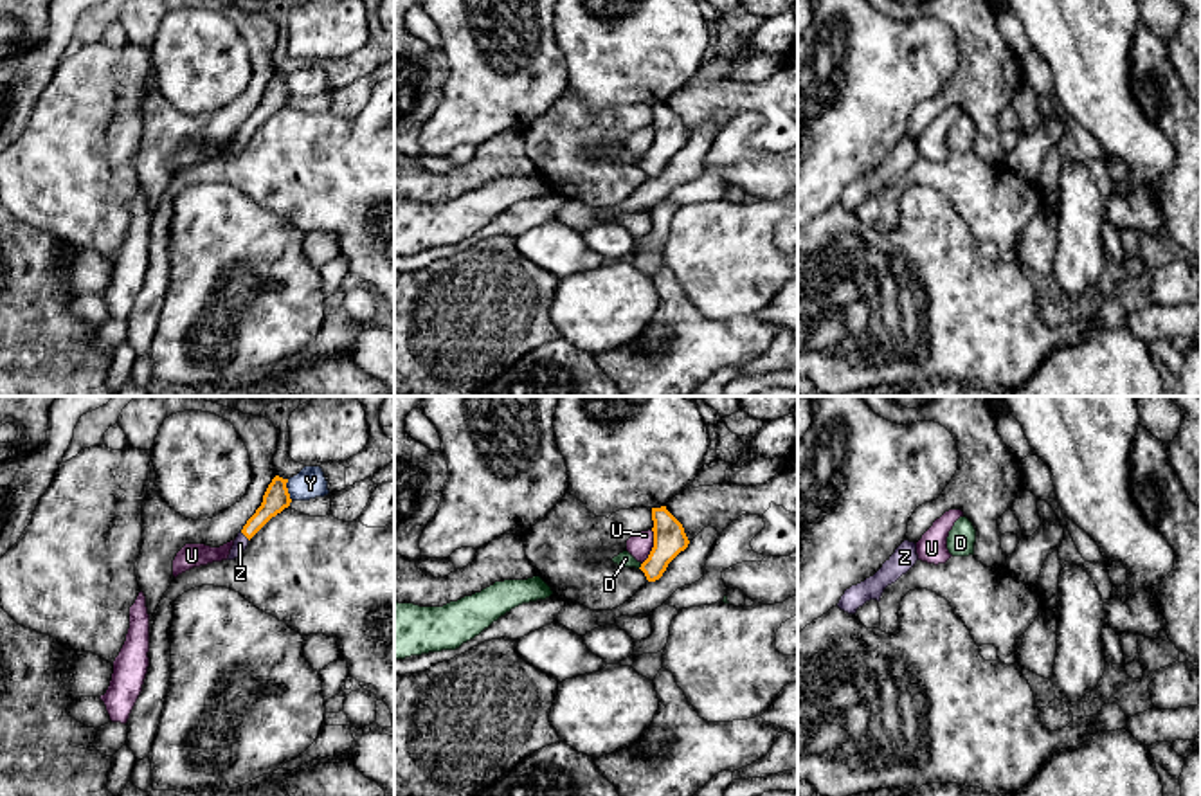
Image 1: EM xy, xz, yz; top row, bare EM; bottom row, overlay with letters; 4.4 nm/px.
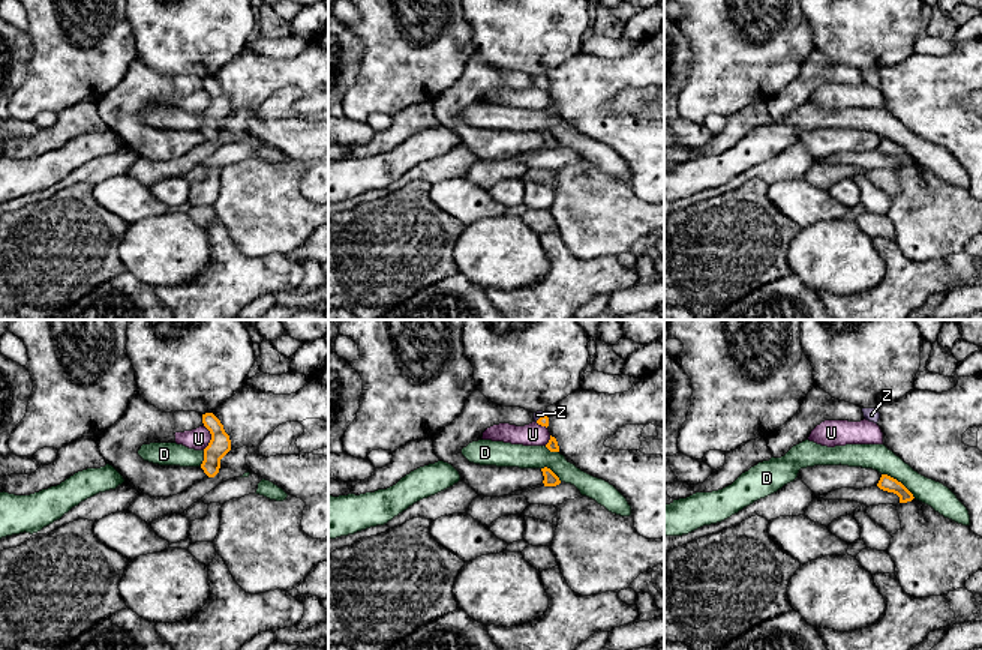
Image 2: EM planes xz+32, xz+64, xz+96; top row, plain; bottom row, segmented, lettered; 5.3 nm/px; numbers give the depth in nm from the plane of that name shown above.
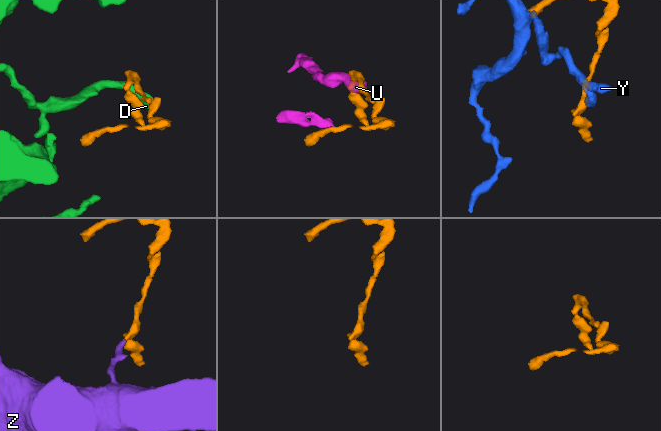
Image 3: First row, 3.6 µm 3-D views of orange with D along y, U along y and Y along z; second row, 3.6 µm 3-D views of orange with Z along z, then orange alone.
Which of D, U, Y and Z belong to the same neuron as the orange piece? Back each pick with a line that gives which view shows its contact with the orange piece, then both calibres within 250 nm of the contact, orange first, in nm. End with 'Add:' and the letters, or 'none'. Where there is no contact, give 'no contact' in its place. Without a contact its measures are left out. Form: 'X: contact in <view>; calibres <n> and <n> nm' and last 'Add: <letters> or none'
Z: contact in xy; calibres 120 and 60 nm
Add: Z

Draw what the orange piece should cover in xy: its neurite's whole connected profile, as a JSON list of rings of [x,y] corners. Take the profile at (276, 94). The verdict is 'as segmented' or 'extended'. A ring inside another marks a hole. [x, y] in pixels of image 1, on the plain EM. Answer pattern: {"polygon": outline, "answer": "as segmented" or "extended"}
{"polygon": [[[275,72],[268,81],[261,103],[247,117],[243,126],[238,130],[230,151],[227,157],[238,155],[248,142],[248,137],[277,110],[290,103],[292,95],[286,85],[288,76]]], "answer": "extended"}

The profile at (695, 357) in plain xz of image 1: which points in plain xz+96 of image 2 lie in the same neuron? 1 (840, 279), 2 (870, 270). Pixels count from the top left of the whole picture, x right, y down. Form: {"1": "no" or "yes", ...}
{"1": "no", "2": "no"}

